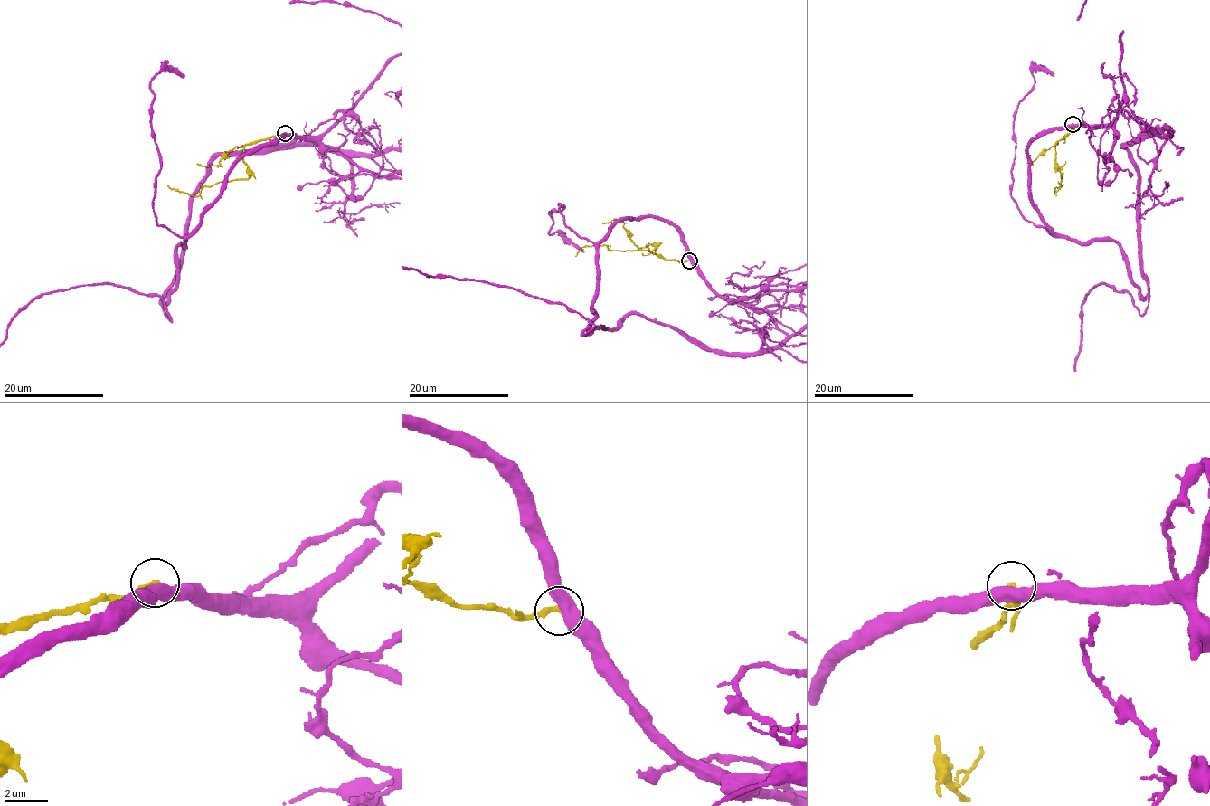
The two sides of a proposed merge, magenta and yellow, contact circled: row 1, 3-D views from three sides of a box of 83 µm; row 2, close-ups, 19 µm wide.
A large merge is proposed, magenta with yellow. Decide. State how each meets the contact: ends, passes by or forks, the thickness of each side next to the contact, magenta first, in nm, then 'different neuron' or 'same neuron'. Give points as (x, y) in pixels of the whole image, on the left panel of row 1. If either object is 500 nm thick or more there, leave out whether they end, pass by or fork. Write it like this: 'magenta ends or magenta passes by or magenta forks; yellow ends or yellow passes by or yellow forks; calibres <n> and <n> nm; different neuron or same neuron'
calibres 500 and 280 nm; different neuron

